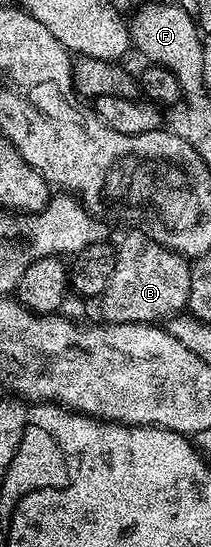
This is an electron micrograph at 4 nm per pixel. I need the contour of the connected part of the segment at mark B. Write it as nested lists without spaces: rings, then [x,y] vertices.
[[[145,231],[130,232],[119,244],[116,244],[114,269],[107,288],[100,296],[102,302],[101,316],[112,324],[152,324],[165,322],[172,316],[177,316],[188,305],[190,293],[190,266],[191,261],[171,248],[160,246]]]

